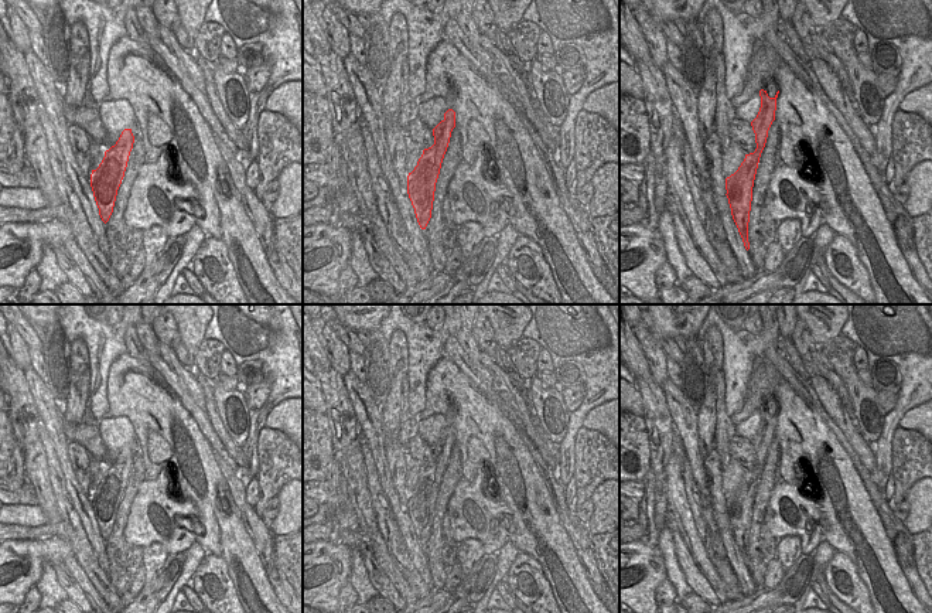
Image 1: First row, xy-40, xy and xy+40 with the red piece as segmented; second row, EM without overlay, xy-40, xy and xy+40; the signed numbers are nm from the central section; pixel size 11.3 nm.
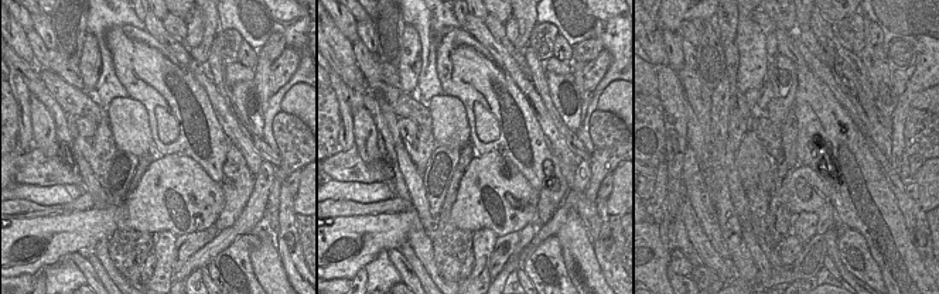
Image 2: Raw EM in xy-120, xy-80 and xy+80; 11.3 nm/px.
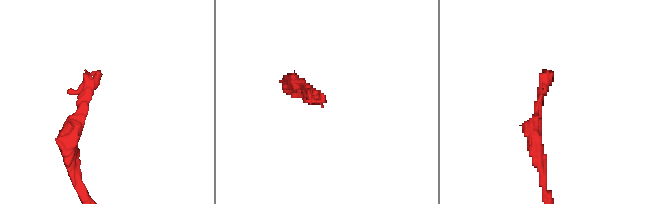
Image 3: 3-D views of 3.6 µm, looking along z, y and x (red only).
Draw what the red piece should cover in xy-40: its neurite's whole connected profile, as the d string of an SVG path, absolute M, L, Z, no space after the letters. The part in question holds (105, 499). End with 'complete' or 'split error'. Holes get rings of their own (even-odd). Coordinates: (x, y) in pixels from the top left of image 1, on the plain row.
M124 446L116 462L105 469L99 484L92 487L91 504L99 525L99 532L105 541L113 529L117 507L124 494L133 460L134 453L132 446Z; complete

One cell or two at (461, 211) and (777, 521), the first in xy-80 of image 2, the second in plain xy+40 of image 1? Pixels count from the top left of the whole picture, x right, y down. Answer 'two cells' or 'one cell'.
one cell

